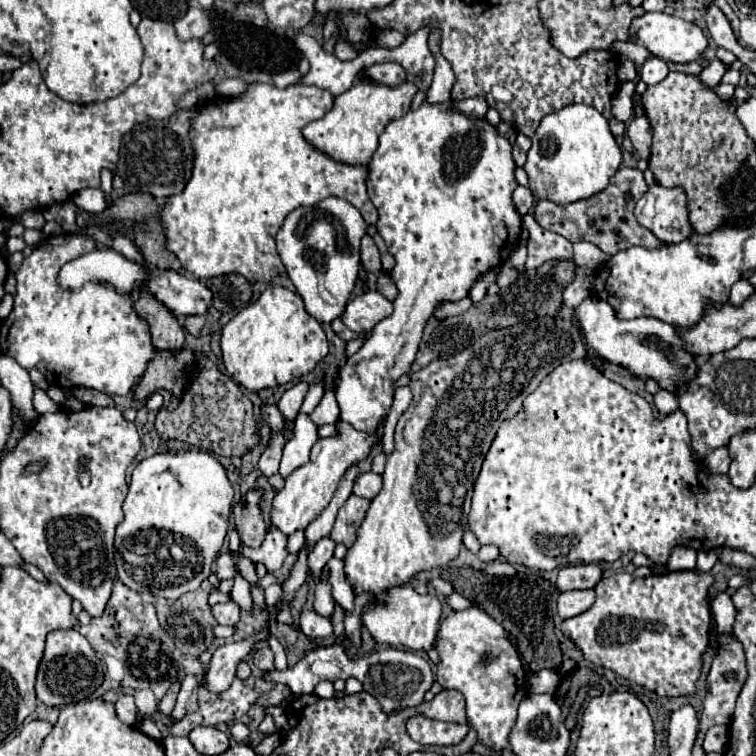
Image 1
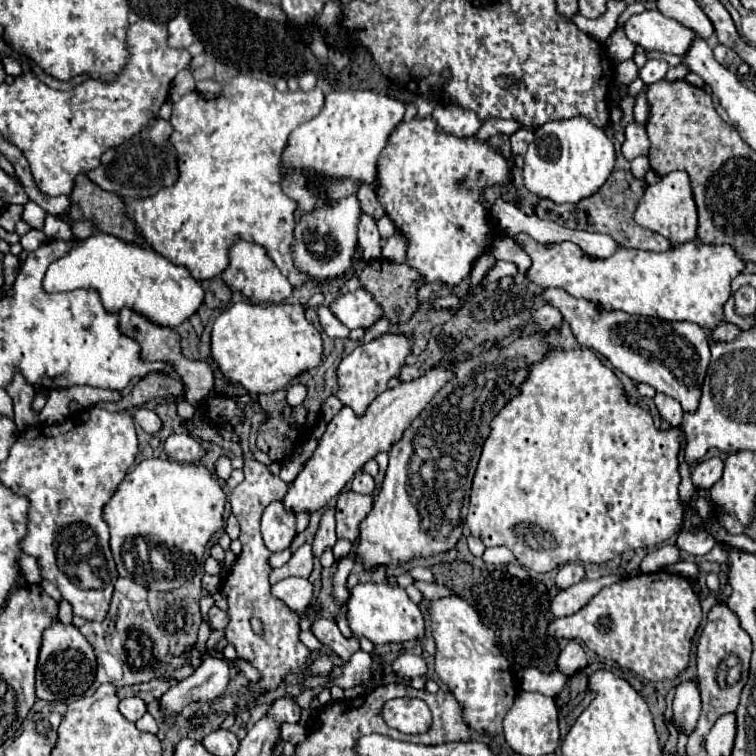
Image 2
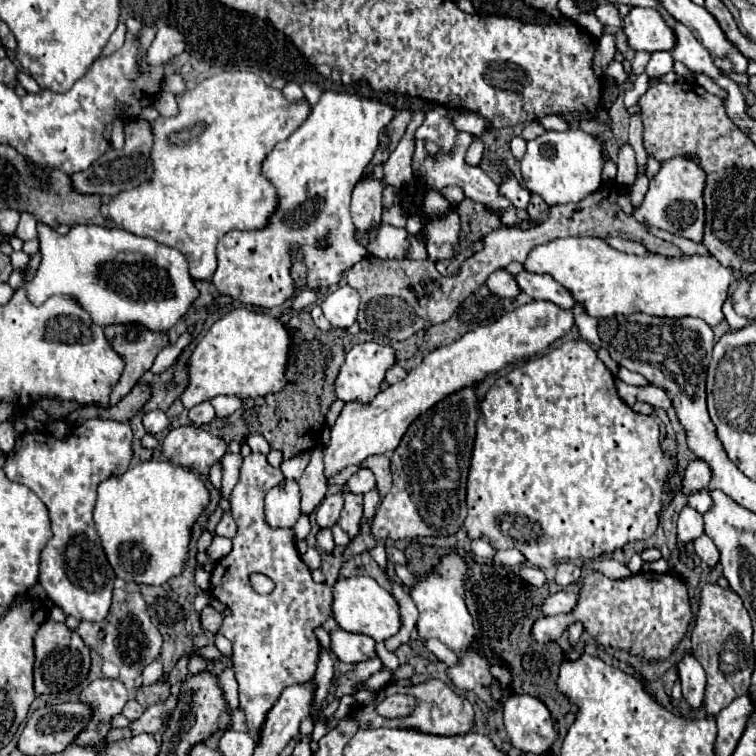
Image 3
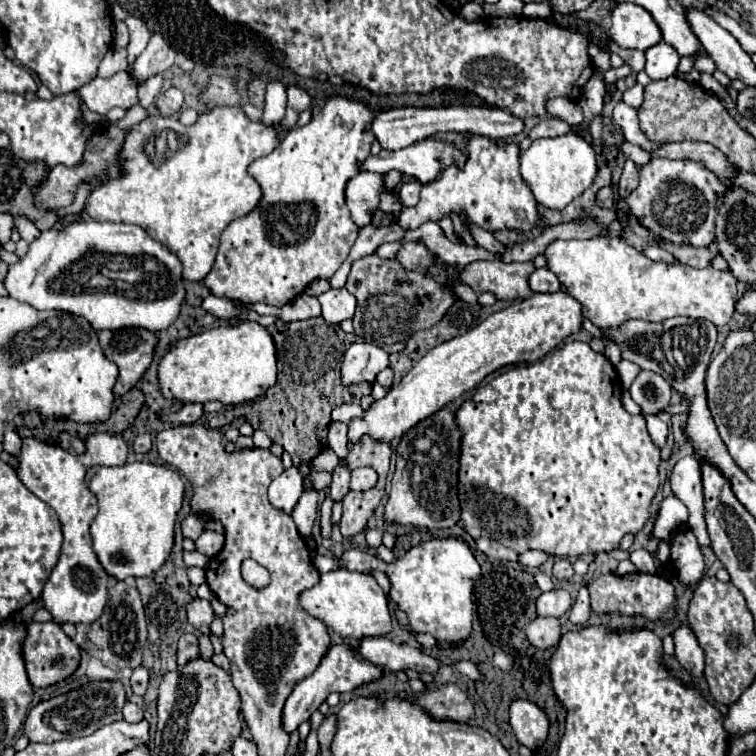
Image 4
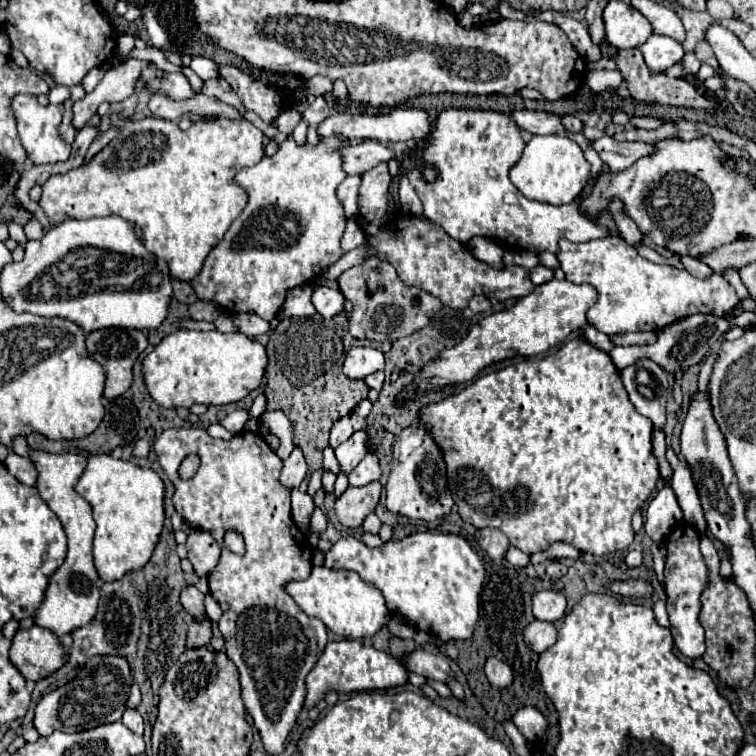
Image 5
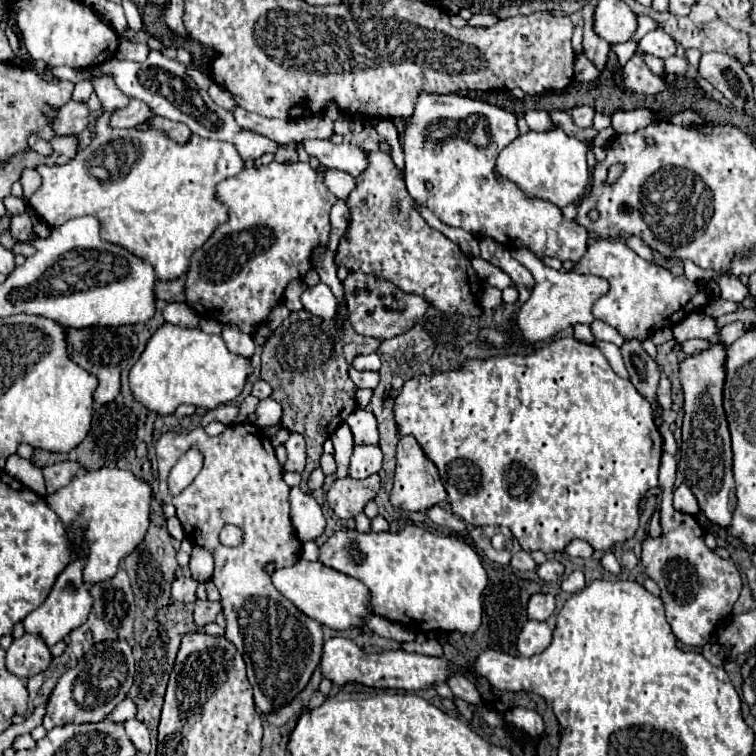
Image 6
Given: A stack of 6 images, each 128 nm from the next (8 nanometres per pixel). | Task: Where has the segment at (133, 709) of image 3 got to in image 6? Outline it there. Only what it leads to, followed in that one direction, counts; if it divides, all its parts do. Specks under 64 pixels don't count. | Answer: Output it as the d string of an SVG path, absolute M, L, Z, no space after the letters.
M128 720L124 724L124 728L126 728L126 734L132 740L134 748L138 752L142 752L142 754L148 754L150 752L150 734L148 734L148 728L140 720Z

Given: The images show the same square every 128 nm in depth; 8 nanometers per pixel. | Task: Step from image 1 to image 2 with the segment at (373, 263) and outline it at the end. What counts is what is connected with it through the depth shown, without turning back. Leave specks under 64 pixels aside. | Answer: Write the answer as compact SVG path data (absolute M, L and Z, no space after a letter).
M362 212L360 214L360 222L358 222L358 242L362 246L362 258L366 262L370 260L376 260L380 258L380 248L382 248L382 238L380 238L380 232L376 228L376 220Z

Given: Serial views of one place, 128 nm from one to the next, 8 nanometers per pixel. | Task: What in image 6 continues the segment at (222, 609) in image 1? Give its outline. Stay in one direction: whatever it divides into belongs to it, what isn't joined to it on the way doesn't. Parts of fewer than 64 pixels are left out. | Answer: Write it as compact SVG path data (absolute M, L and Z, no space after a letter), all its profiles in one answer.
M180 576L172 582L172 598L178 602L194 602L196 600L196 594L194 594L196 586L198 586L196 580Z

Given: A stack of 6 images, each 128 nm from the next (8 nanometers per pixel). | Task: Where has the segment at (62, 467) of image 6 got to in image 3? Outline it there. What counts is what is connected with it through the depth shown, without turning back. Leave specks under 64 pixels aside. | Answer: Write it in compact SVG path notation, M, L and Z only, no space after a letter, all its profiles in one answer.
M102 418L72 428L72 434L66 440L58 440L50 432L22 434L16 440L16 448L6 456L6 476L28 486L50 510L54 536L42 550L40 584L48 598L62 608L66 616L74 616L76 620L102 622L108 614L116 576L102 550L92 512L98 484L114 474L126 472L130 460L130 424Z

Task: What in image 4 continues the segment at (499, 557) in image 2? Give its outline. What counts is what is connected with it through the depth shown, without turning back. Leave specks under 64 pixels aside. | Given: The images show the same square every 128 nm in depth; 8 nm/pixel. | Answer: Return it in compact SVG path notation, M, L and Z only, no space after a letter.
M528 550L528 552L520 554L518 562L520 562L522 566L526 566L526 568L538 568L538 566L542 566L542 564L544 564L548 558L550 558L550 556L548 556L548 552L536 552L536 550Z

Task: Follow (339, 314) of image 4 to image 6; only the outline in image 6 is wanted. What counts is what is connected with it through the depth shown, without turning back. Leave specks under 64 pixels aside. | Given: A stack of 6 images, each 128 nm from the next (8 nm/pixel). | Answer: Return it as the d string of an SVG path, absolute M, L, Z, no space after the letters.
M316 284L316 286L310 286L310 288L306 288L304 292L302 292L302 296L300 296L300 300L302 300L302 306L310 312L310 314L314 314L314 316L318 316L318 318L324 318L324 320L330 320L330 318L334 318L336 316L336 298L334 298L334 294L332 294L332 290L326 286L326 284Z

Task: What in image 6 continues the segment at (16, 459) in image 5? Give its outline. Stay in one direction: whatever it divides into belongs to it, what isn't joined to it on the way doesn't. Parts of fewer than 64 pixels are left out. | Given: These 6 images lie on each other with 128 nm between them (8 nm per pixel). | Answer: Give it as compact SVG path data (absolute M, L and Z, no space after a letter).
M12 454L6 460L6 468L4 468L10 476L14 476L16 480L20 480L28 490L36 492L38 496L46 494L46 486L44 486L44 478L42 478L42 470L36 468L30 460L22 460L18 454Z

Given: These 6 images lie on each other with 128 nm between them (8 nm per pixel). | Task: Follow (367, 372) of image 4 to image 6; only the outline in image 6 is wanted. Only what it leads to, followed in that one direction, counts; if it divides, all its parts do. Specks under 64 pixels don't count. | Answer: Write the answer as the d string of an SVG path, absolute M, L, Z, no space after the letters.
M378 354L356 356L354 362L352 362L352 366L354 366L356 370L374 370L374 372L378 372L378 370L380 370L380 358L378 358Z

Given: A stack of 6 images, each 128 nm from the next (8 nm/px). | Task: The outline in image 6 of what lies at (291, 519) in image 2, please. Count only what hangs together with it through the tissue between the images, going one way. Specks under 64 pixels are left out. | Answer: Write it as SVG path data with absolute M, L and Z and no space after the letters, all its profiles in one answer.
M292 432L288 442L284 444L286 450L288 450L288 460L286 460L286 466L284 470L286 472L302 472L304 470L304 464L306 464L306 446L304 446L304 436Z

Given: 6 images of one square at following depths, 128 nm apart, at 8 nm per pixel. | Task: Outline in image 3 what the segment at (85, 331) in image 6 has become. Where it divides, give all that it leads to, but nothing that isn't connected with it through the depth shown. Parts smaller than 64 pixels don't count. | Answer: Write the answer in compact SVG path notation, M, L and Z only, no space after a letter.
M120 324L120 326L106 326L104 334L112 348L124 360L124 372L110 394L110 404L118 404L122 396L126 396L138 378L150 370L156 354L168 346L166 332L150 332L140 324Z

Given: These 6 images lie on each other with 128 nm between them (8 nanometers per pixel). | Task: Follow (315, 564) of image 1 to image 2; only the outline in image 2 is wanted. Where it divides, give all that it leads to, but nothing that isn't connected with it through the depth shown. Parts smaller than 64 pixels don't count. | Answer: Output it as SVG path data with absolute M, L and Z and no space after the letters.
M334 506L326 508L322 518L320 518L320 526L318 526L318 532L314 536L314 542L312 542L312 552L314 556L322 556L324 548L328 546L334 546L336 544L336 532L334 532Z

